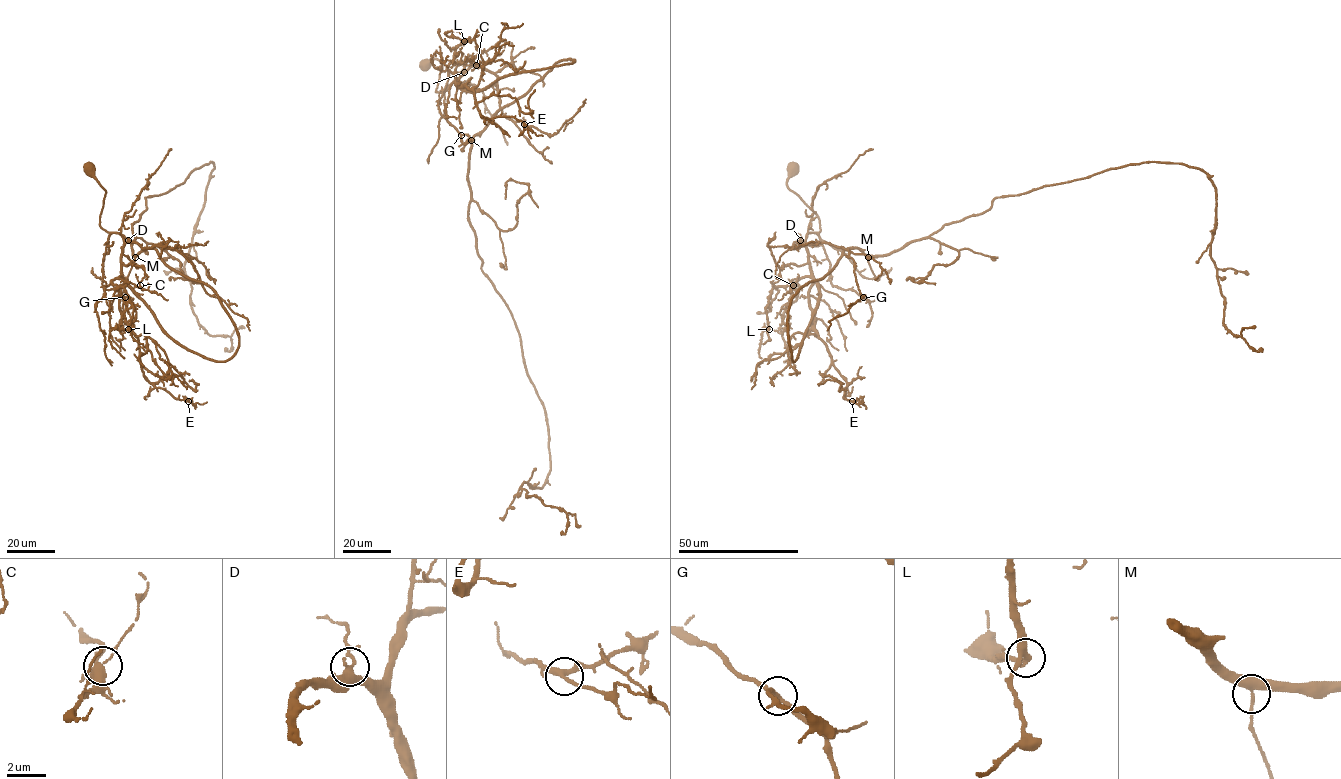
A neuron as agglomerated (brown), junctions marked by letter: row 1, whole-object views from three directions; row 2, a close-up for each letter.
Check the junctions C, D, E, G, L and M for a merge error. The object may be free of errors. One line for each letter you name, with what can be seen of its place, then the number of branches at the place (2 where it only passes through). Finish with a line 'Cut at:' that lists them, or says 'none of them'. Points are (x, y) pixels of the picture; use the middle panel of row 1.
Cut at: none of them

